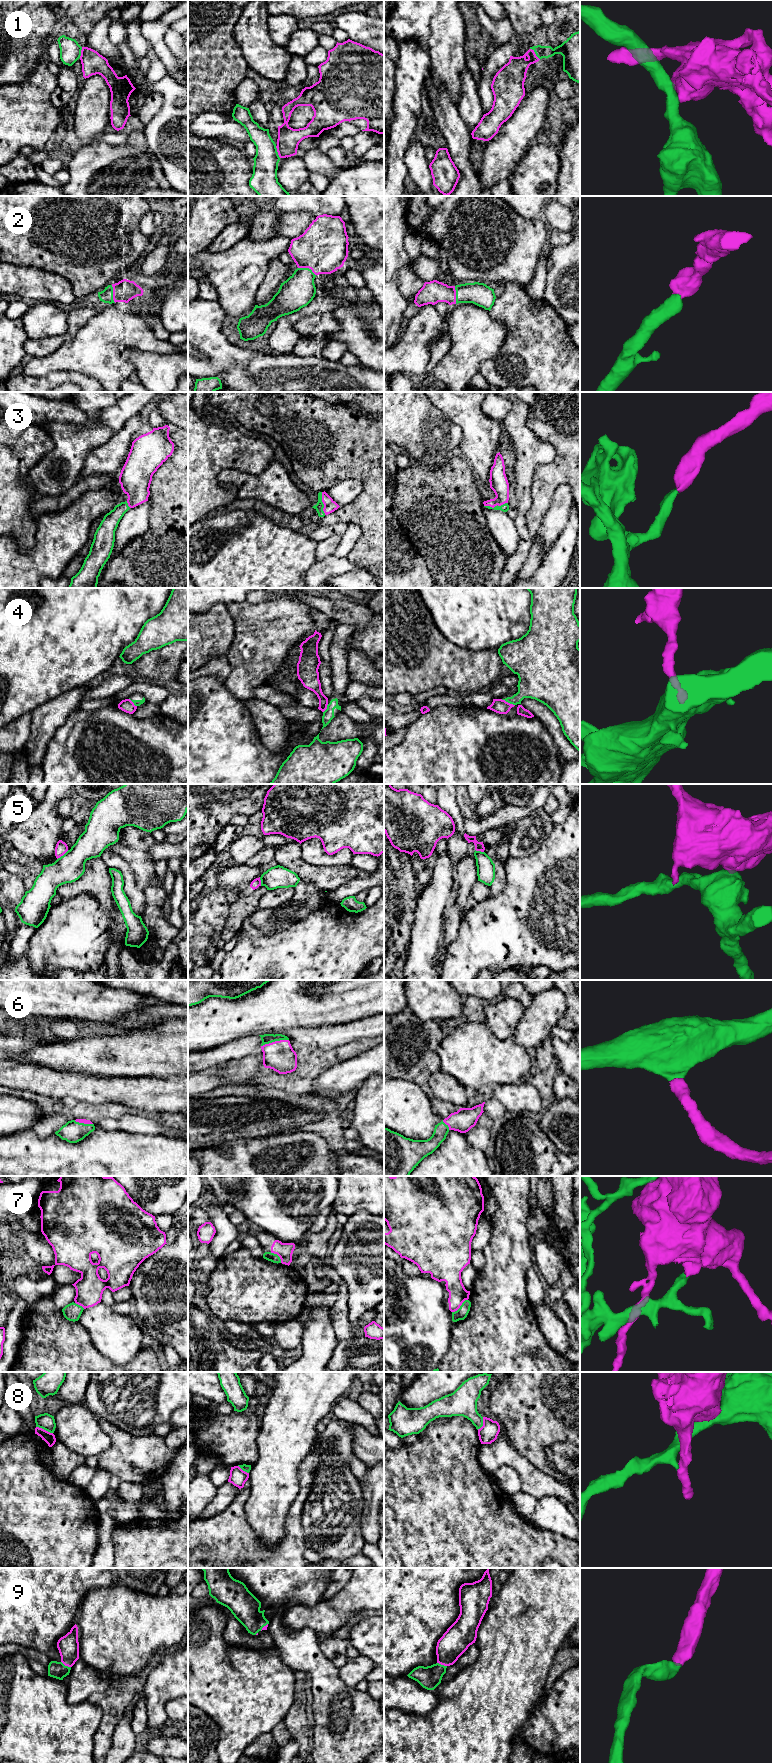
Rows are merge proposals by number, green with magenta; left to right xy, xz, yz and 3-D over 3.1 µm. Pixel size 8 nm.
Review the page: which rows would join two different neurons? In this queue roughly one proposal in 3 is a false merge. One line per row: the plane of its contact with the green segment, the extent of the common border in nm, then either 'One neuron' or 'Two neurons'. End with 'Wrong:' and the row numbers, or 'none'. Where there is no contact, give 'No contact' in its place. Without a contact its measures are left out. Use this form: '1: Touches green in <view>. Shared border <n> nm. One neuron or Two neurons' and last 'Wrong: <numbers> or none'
1: Touches green in yz. Shared border 120 nm. Two neurons
2: Touches green in xz. Shared border 160 nm. One neuron
3: Touches green in yz. Shared border 190 nm. One neuron
4: Touches green in yz. Shared border 120 nm. Two neurons
5: Touches green in xy. Shared border 120 nm. Two neurons
6: Touches green in xz. Shared border 240 nm. One neuron
7: Touches green in yz. Shared border 170 nm. One neuron
8: Touches green in xy. Shared border 150 nm. Two neurons
9: Touches green in xy. Shared border 90 nm. One neuron
Wrong: 1, 4, 5, 8

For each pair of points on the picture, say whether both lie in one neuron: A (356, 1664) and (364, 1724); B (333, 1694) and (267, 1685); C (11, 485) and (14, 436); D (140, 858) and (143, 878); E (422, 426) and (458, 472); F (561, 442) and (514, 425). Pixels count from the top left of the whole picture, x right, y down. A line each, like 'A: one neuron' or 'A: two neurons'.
A: two neurons
B: two neurons
C: one neuron
D: one neuron
E: two neurons
F: two neurons

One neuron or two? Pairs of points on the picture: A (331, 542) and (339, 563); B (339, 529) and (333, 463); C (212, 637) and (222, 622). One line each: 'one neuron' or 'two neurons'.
A: two neurons
B: two neurons
C: one neuron

